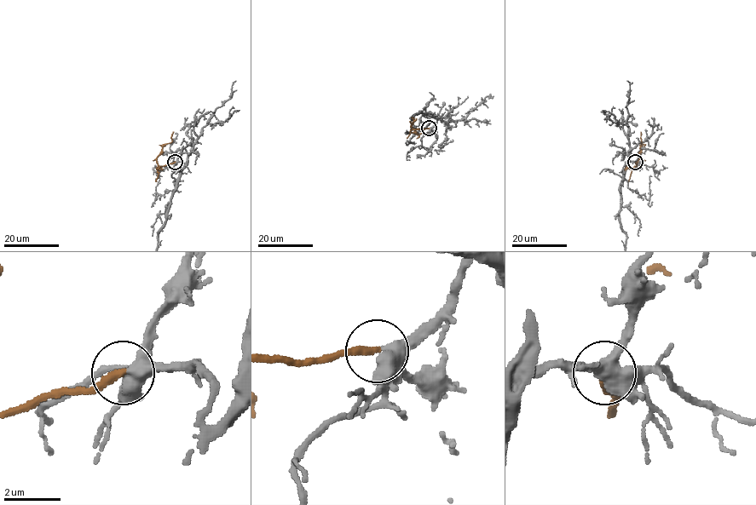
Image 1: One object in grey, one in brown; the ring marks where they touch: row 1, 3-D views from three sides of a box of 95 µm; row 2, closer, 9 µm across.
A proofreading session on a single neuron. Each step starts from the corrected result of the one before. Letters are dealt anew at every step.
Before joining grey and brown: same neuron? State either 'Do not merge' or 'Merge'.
Merge

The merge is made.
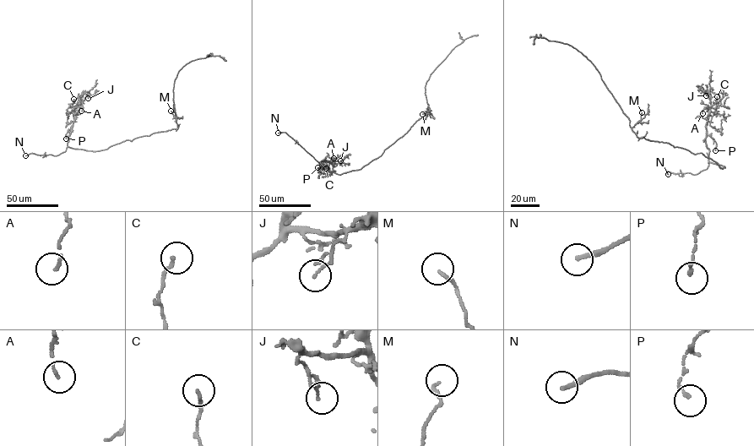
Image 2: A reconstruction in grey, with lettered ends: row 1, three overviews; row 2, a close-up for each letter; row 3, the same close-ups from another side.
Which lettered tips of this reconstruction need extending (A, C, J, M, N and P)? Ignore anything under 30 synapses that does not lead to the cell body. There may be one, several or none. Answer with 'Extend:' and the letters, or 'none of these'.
Extend: N

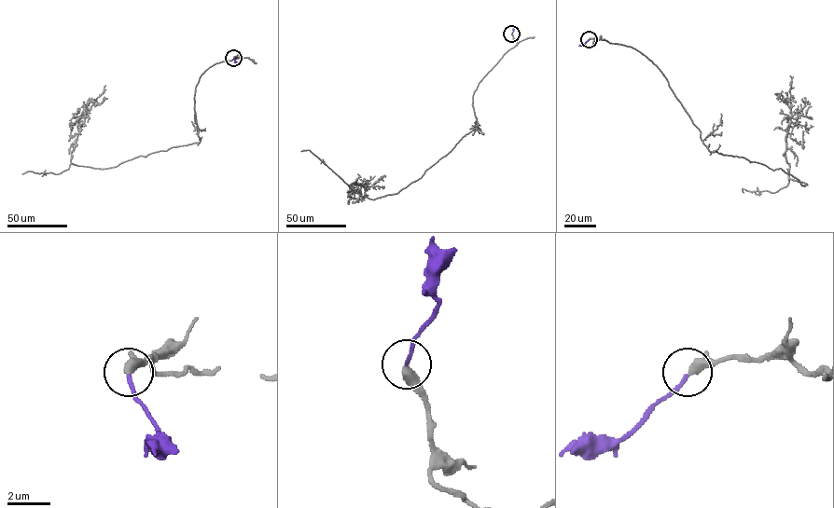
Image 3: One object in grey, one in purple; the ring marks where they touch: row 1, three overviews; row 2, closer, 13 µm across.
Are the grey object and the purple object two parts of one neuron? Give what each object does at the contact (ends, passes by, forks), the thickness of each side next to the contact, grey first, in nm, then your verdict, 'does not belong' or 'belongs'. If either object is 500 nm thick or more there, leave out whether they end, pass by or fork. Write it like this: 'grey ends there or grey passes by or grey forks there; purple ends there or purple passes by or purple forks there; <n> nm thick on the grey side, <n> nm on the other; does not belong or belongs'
grey ends there; purple ends there; 440 nm thick on the grey side, 160 nm on the other; belongs

